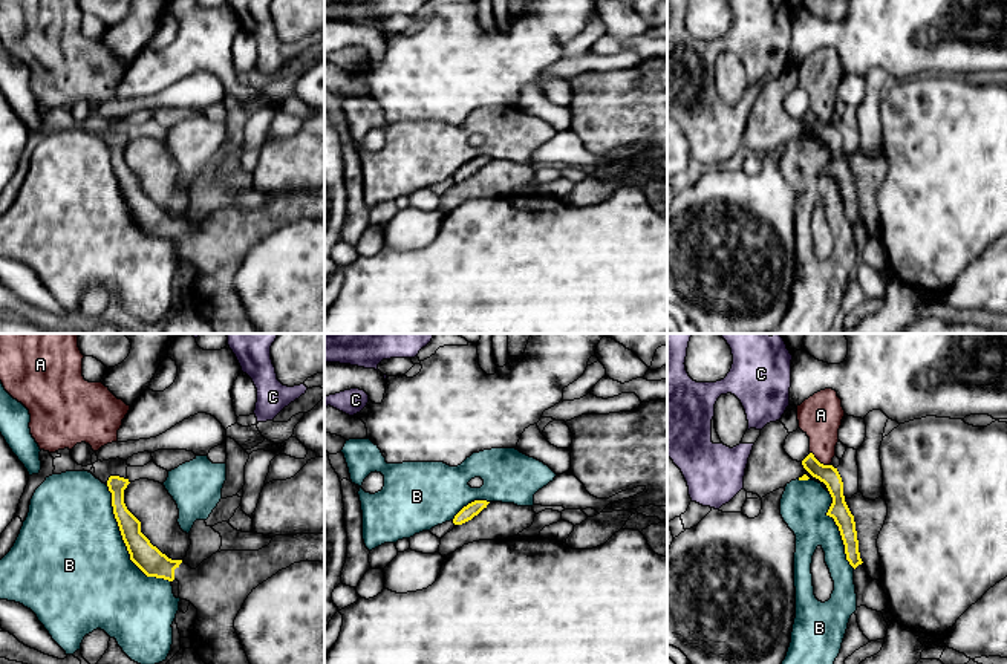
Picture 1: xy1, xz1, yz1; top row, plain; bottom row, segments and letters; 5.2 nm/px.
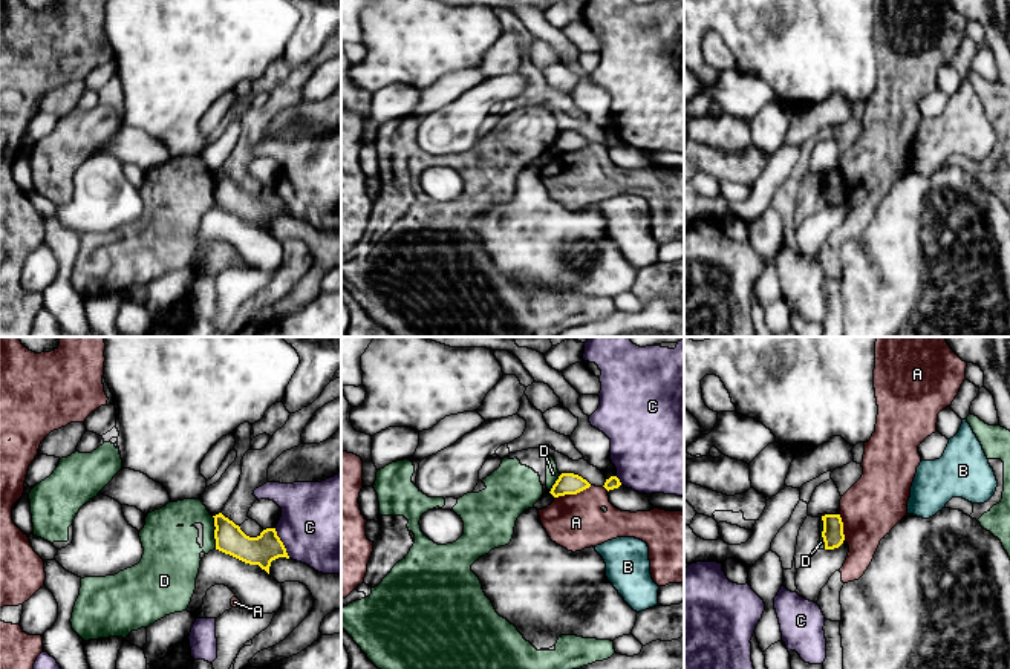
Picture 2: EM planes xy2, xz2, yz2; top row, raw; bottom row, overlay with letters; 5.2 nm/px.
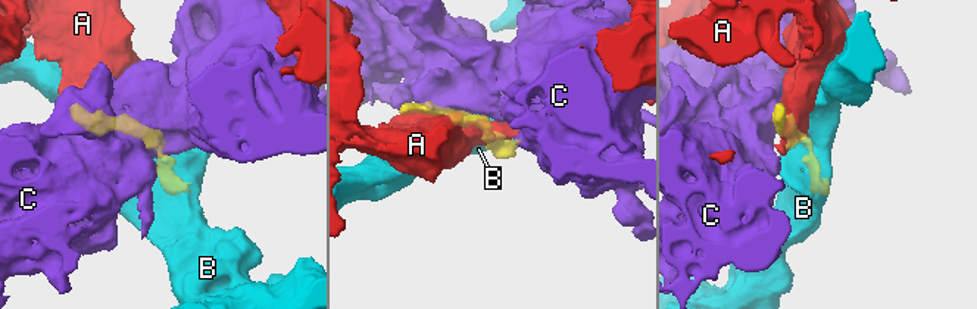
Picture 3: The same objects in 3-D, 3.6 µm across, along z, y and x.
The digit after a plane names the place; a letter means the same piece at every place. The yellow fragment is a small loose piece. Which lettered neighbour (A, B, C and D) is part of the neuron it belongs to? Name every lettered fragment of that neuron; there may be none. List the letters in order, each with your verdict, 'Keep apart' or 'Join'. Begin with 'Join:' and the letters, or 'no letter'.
Join: no letter
A: Keep apart
B: Keep apart
C: Keep apart
D: Keep apart

